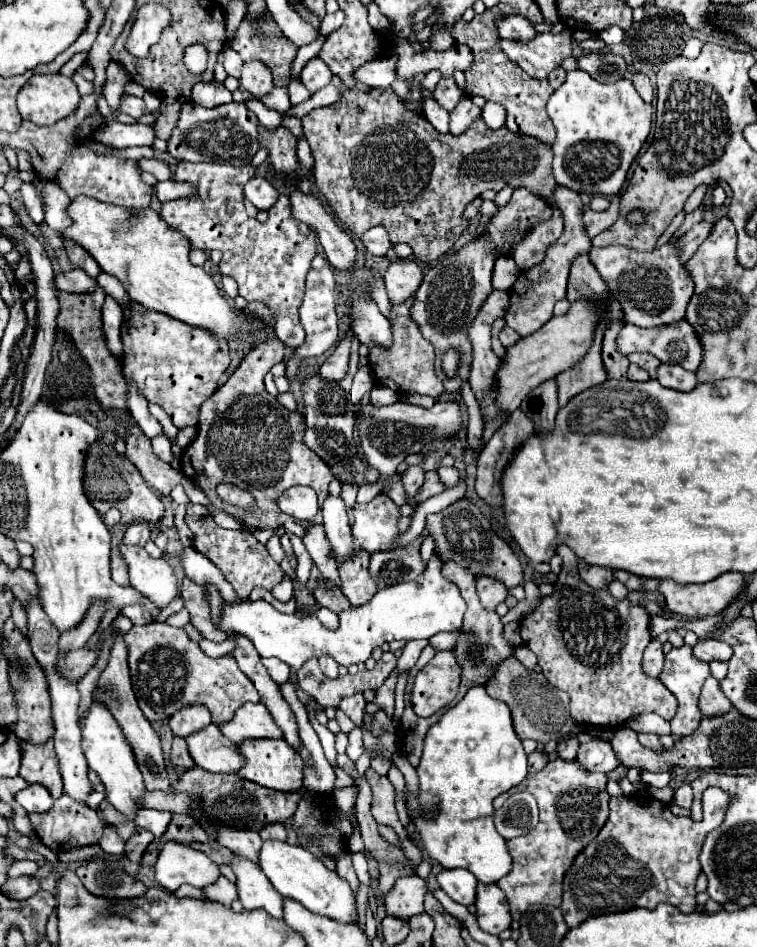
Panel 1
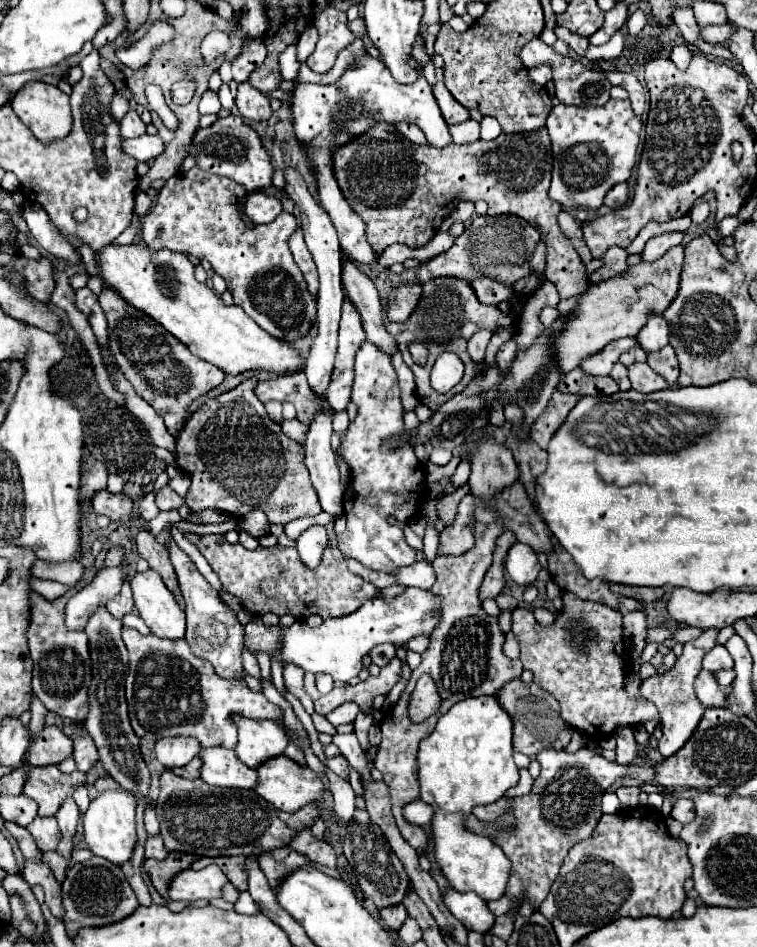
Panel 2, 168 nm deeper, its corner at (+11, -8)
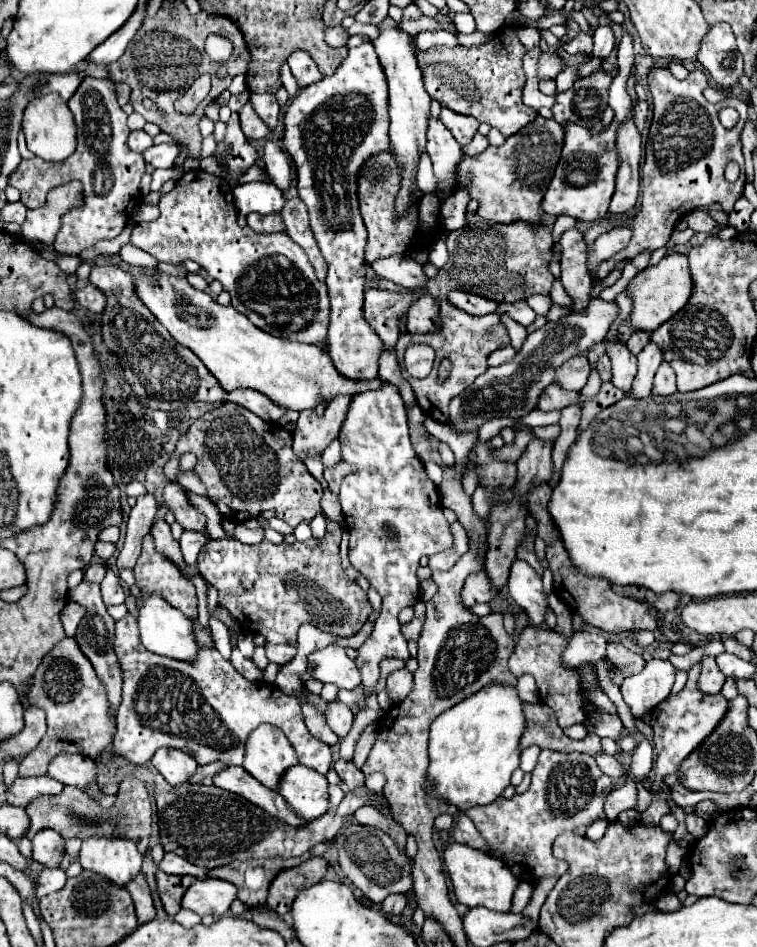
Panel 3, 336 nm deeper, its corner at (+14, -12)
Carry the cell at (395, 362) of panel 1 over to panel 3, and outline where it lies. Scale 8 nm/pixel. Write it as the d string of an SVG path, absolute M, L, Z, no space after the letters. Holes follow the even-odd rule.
M340 462L340 464L336 464L334 468L332 468L332 466L324 468L324 480L328 482L328 486L330 486L330 490L332 490L334 494L338 494L340 484L342 484L342 480L344 480L344 476L346 476L348 472L350 472L350 466L346 466L346 462Z

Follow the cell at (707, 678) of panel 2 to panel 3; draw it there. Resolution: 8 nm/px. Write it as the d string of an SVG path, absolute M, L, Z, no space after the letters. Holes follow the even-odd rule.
M710 656L702 658L702 674L700 674L700 680L698 680L698 690L714 696L722 690L724 682L726 682L726 676L718 670L714 658L710 658Z

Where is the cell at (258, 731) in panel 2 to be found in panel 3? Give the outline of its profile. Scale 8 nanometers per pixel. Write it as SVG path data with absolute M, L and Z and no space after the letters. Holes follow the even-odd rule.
M260 724L246 740L244 768L264 786L276 790L280 774L298 762L294 748L282 730Z

